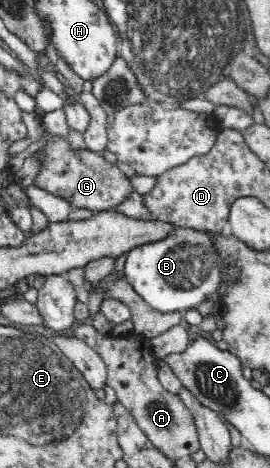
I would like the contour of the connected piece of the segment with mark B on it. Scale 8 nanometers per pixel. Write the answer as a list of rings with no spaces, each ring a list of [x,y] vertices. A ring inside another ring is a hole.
[[[177,227],[167,238],[137,246],[127,253],[124,278],[144,302],[159,312],[197,308],[204,299],[215,298],[223,284],[222,259],[213,242],[205,231]]]

